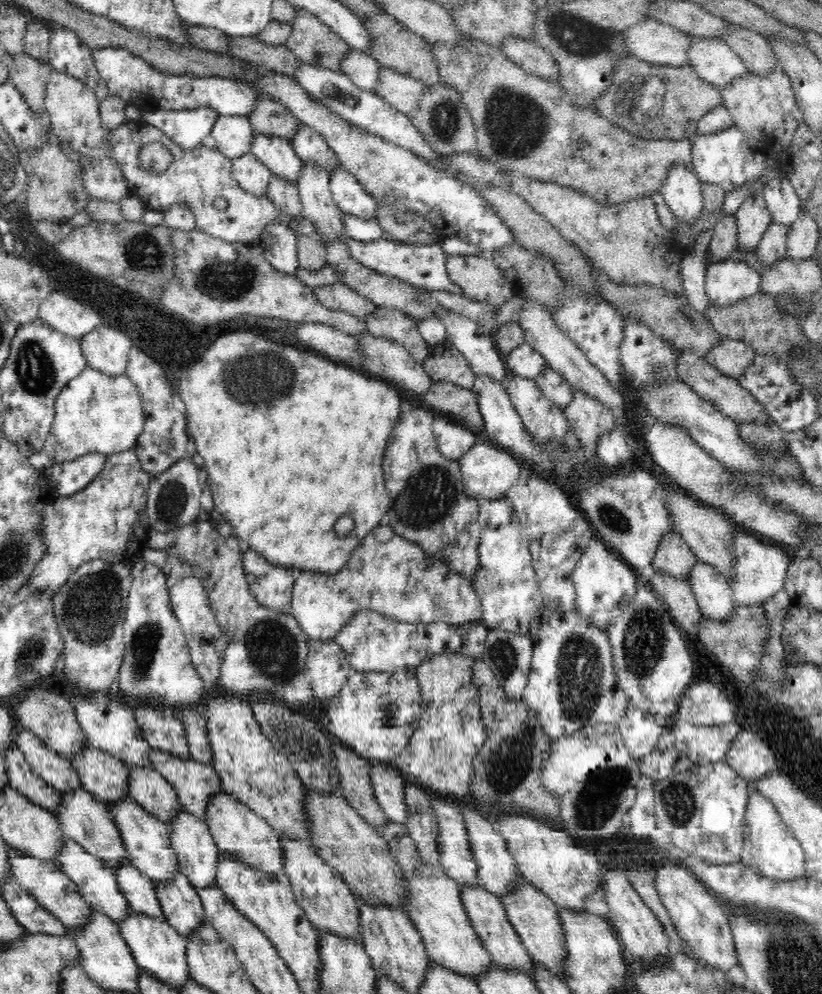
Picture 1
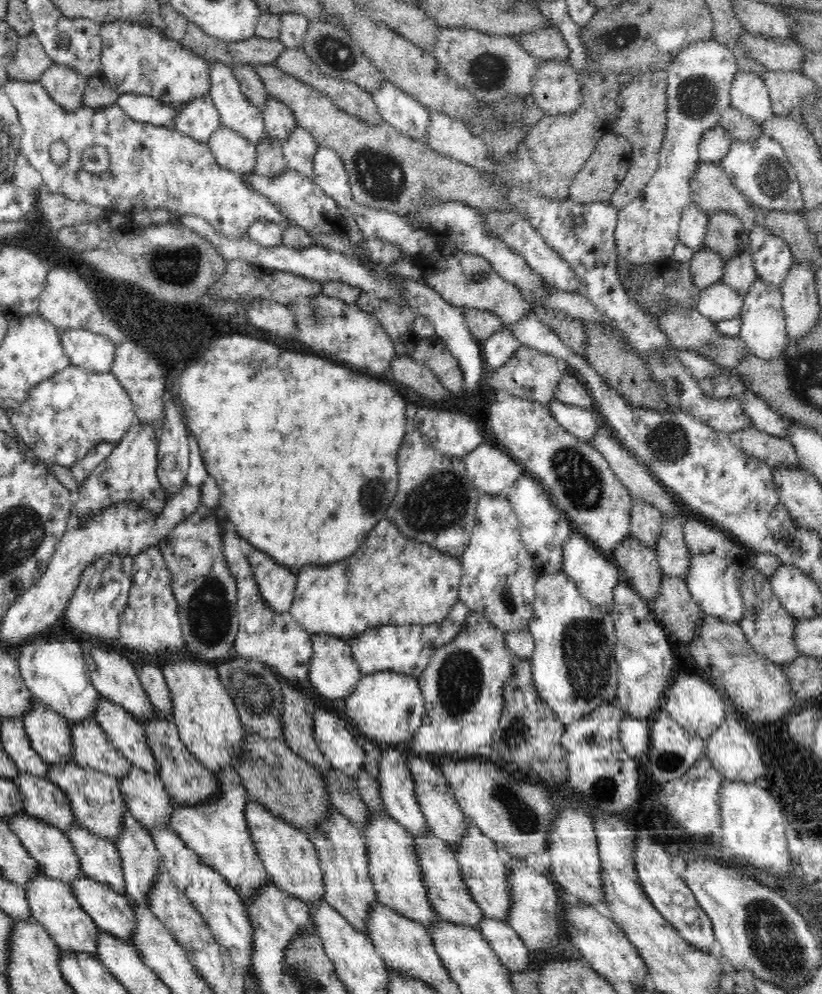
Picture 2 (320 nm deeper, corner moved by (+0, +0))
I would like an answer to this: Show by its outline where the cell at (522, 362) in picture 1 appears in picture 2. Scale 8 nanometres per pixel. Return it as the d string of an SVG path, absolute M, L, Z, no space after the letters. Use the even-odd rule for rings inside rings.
M506 328L490 335L481 344L483 363L487 369L503 367L518 352L520 341Z

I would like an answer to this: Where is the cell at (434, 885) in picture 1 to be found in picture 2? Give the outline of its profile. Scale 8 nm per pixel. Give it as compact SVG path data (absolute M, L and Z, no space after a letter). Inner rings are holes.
M372 812L361 834L366 841L369 858L369 875L374 885L377 902L401 916L406 916L418 924L427 926L438 918L438 913L429 903L428 893L420 874L420 865L416 856L416 839L407 828L382 812Z

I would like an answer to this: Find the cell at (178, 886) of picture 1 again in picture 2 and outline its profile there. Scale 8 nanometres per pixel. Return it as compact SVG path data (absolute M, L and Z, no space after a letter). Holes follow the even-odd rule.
M129 811L123 815L122 836L120 836L120 840L116 840L115 845L121 858L125 890L130 901L138 906L148 908L149 890L159 873L159 868L164 868L160 851L156 849L150 832L140 822L137 822L136 817L132 816Z

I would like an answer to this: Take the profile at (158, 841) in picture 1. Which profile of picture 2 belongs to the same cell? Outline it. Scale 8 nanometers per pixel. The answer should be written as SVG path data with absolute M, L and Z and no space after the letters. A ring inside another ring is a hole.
M68 762L68 764L48 763L47 766L49 782L56 784L60 790L64 791L64 795L70 801L70 807L72 807L78 825L101 838L113 842L120 840L122 819L123 815L128 812L128 807L120 793L119 780L104 772L81 768L75 762Z

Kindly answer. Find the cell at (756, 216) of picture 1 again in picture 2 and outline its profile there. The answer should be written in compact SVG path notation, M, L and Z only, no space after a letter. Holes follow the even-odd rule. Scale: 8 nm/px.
M748 248L738 256L726 260L721 283L730 286L730 289L736 290L736 293L745 298L756 280L753 258Z

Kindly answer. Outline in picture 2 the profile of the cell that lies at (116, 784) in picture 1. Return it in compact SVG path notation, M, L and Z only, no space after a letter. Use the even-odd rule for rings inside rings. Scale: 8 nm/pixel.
M36 697L31 698L29 709L20 718L31 747L46 764L74 762L70 723Z

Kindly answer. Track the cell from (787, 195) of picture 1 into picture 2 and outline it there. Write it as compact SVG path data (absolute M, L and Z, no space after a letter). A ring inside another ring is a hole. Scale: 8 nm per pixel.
M756 226L750 231L748 249L757 278L781 290L793 262L788 243L767 228Z

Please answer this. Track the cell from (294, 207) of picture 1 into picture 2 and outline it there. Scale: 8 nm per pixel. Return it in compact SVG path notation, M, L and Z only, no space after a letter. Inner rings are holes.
M266 135L254 144L256 147L256 173L275 177L289 168L283 155L283 143L270 137L270 135Z

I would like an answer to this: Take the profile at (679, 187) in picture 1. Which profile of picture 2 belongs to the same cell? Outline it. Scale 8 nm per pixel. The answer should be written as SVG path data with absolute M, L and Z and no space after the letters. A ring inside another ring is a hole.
M694 202L688 204L682 212L679 224L679 242L691 248L694 252L703 247L704 238L708 230L709 215Z

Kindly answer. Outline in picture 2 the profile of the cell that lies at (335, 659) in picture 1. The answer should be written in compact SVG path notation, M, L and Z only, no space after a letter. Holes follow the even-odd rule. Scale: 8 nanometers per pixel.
M324 632L311 635L311 641L313 644L313 655L308 679L316 689L316 692L334 701L338 700L338 698L345 699L347 696L350 696L363 674L360 672L358 663L352 657L348 641Z

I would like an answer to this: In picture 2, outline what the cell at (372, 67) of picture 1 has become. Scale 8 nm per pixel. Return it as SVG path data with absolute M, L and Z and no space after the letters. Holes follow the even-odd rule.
M388 81L384 82L376 93L372 93L372 98L384 121L397 128L402 134L428 144L426 134L428 134L428 126L430 126L430 110L423 104Z

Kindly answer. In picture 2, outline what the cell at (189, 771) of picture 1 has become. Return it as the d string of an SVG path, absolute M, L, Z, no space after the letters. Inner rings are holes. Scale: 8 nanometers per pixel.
M100 697L95 708L96 722L132 766L159 776L156 759L146 742L144 729L130 712L112 703L108 697Z

